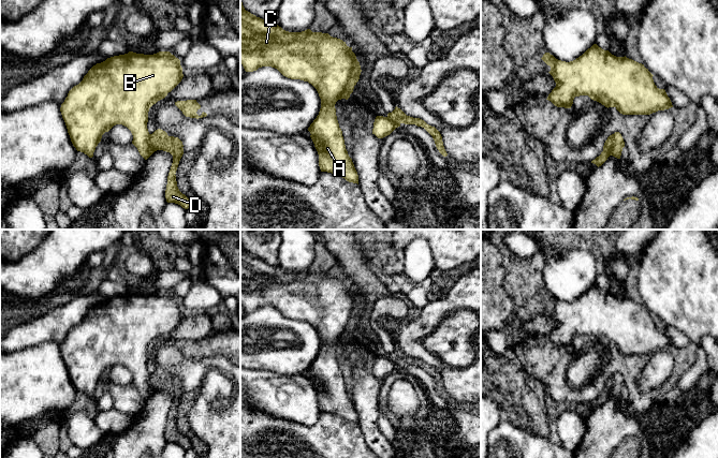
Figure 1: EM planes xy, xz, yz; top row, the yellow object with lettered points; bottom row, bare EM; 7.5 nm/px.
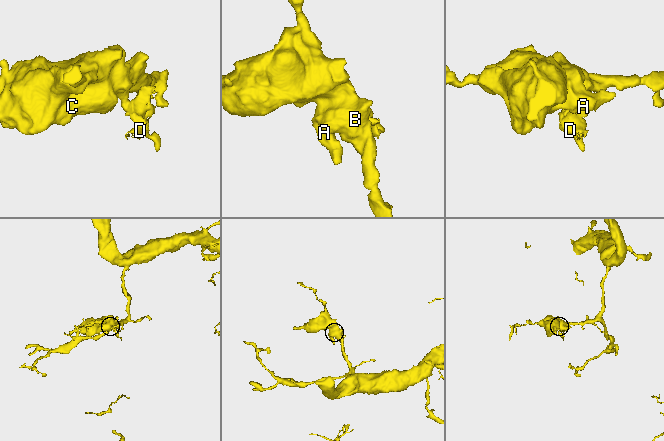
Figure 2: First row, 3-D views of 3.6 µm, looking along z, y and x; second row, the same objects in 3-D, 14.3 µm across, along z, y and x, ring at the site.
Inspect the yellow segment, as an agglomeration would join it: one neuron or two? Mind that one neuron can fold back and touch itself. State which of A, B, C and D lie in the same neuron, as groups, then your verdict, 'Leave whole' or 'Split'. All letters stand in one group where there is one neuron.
Groups: A B C / D. Split

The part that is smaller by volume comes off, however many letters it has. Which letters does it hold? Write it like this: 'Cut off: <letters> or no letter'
Cut off: D

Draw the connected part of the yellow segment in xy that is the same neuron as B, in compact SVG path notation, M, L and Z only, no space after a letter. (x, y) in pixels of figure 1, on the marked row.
M129 51L97 63L83 80L69 91L60 107L73 146L77 151L92 158L102 135L114 125L122 124L131 131L132 144L147 160L153 153L147 129L149 108L164 99L182 77L180 60L170 51L153 55Z

